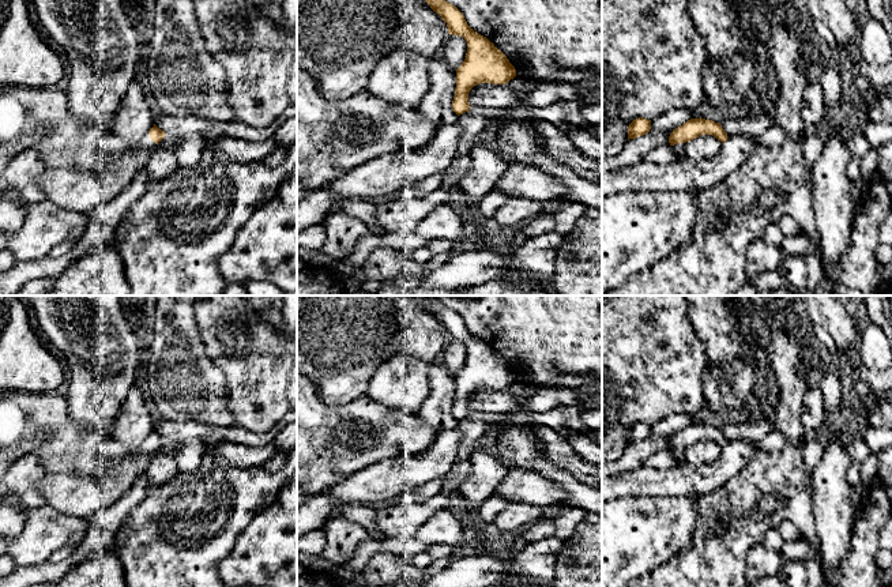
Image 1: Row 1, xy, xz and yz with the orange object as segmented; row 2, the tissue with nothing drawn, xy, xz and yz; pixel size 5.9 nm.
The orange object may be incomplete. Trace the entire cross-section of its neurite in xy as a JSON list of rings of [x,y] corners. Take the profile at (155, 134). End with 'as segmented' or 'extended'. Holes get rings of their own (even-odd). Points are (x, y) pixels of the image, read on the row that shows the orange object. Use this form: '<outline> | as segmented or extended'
[[[154,124],[154,127],[133,147],[138,150],[154,148],[165,136],[166,133]]] | extended

